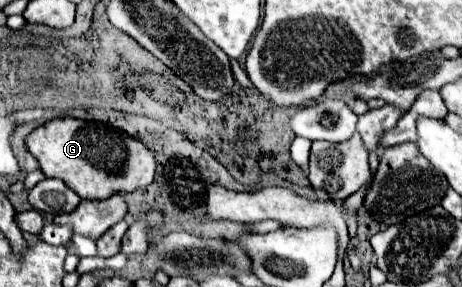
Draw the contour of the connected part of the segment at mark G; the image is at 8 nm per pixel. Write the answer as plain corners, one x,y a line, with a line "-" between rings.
70,116
54,118
32,130
26,136
26,146
48,178
62,180
80,198
102,200
112,194
134,192
154,180
154,154
150,154
142,142
136,142
136,138
100,122

